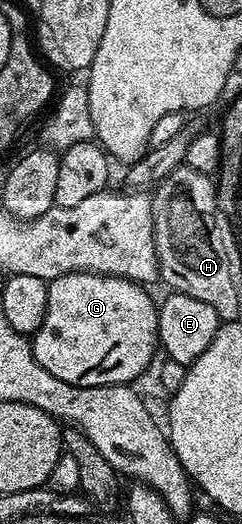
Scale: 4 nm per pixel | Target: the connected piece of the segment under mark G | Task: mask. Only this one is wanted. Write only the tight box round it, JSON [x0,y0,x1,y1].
[30,272,159,386]

